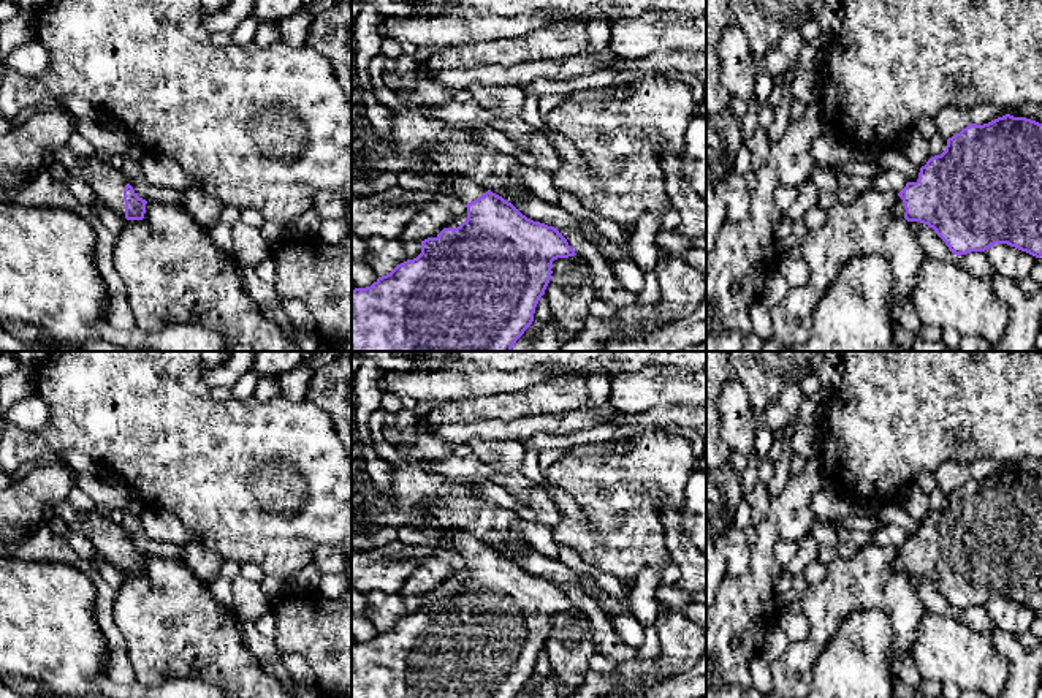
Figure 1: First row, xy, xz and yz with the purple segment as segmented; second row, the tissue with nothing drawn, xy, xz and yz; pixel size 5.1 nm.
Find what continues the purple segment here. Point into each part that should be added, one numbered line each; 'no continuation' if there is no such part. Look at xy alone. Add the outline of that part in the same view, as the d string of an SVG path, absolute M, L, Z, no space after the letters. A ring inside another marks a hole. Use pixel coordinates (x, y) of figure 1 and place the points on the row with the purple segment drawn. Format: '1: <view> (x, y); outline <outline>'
1: xy (108, 184); outline M97 157L86 158L79 179L86 180L100 198L101 204L125 217L124 190L127 179L122 171L111 168Z

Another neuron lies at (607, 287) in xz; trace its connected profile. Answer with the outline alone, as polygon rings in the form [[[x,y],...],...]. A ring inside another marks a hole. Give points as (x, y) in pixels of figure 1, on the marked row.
[[[557,228],[557,231],[567,239],[575,253],[589,263],[592,283],[599,301],[605,301],[618,309],[637,304],[637,294],[626,290],[618,282],[611,266],[594,242],[588,241],[583,234],[573,230]]]

